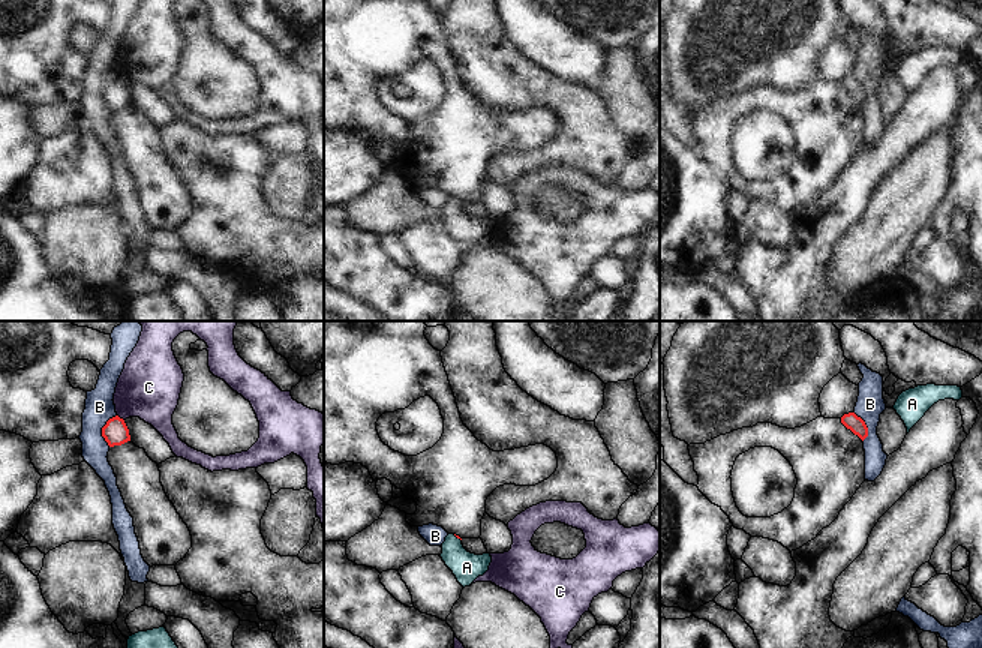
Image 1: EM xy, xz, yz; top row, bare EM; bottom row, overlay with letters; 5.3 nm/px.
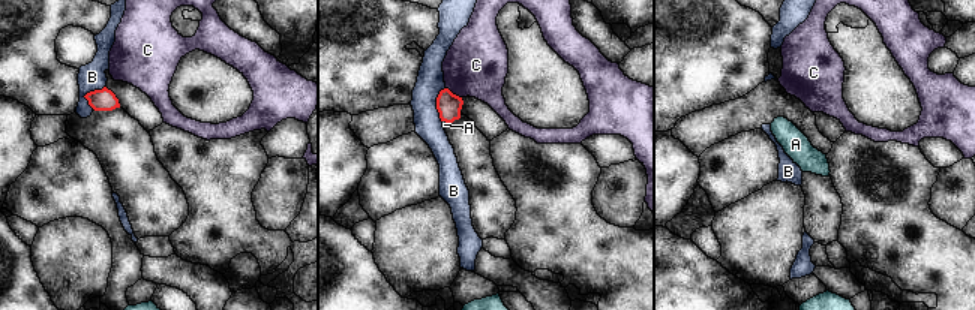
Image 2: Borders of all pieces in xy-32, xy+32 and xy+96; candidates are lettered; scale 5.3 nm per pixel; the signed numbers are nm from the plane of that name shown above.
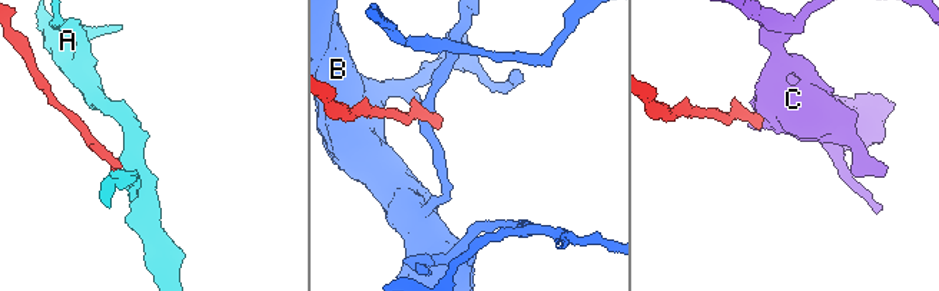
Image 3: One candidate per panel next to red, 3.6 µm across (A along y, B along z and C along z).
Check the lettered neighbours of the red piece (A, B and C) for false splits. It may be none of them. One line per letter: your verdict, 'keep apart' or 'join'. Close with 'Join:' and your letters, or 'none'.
A: join
B: keep apart
C: keep apart
Join: A

